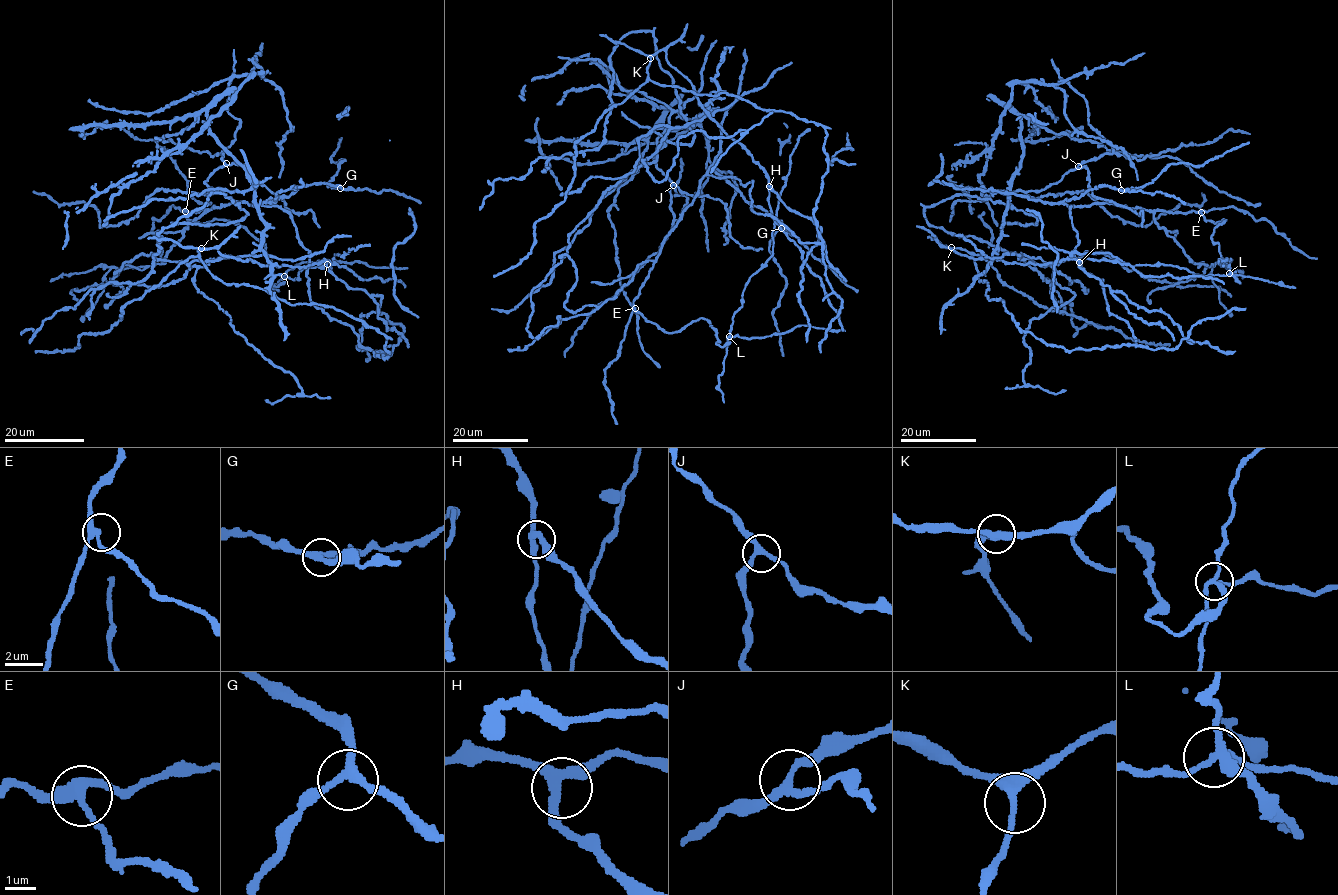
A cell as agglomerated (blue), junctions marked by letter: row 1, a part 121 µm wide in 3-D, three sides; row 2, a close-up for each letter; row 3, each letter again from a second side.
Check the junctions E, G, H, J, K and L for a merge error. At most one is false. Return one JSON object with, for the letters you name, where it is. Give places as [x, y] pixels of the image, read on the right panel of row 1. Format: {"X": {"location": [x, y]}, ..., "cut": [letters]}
{"L": {"location": [1229, 273]}, "cut": ["L"]}

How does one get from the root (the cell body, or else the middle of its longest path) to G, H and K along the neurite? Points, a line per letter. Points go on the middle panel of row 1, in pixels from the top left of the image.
G: (800, 242), (776, 219), (752, 210), (752, 181), (742, 185), (707, 171), (722, 175), (781, 228)
H: (800, 242), (822, 242), (814, 209), (826, 130), (725, 93), (654, 83), (652, 56), (666, 51), (769, 186)
K: (800, 242), (822, 242), (814, 209), (826, 130), (725, 93), (654, 83), (650, 58)

